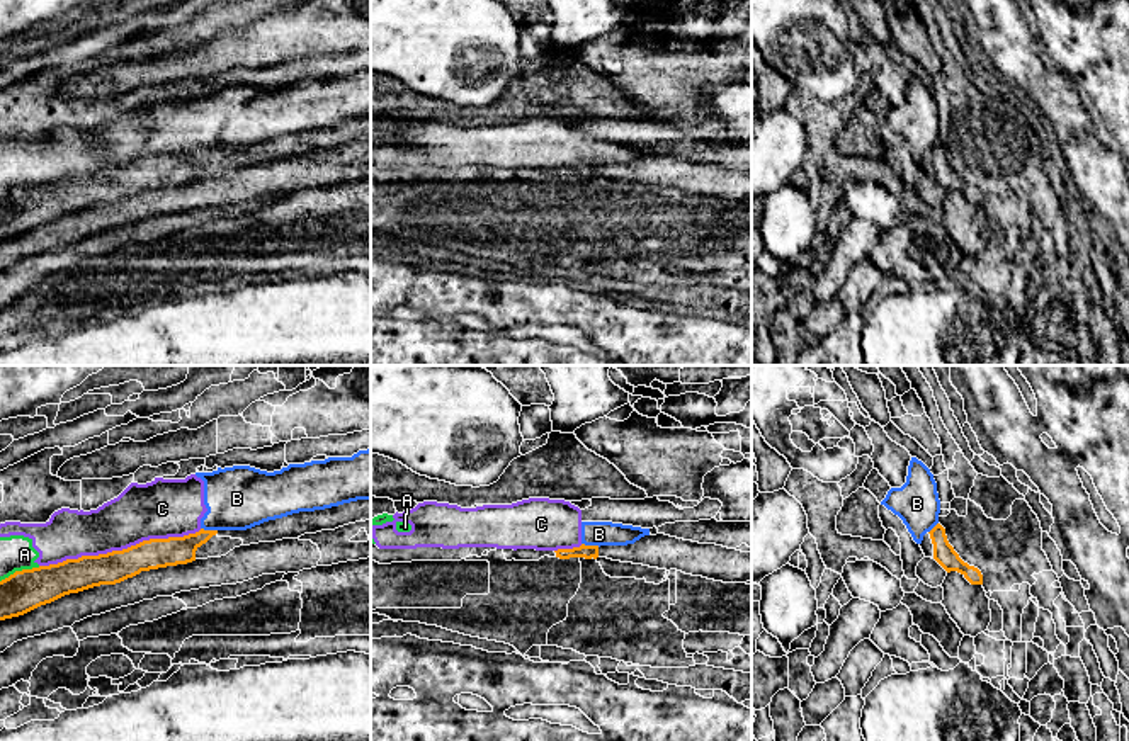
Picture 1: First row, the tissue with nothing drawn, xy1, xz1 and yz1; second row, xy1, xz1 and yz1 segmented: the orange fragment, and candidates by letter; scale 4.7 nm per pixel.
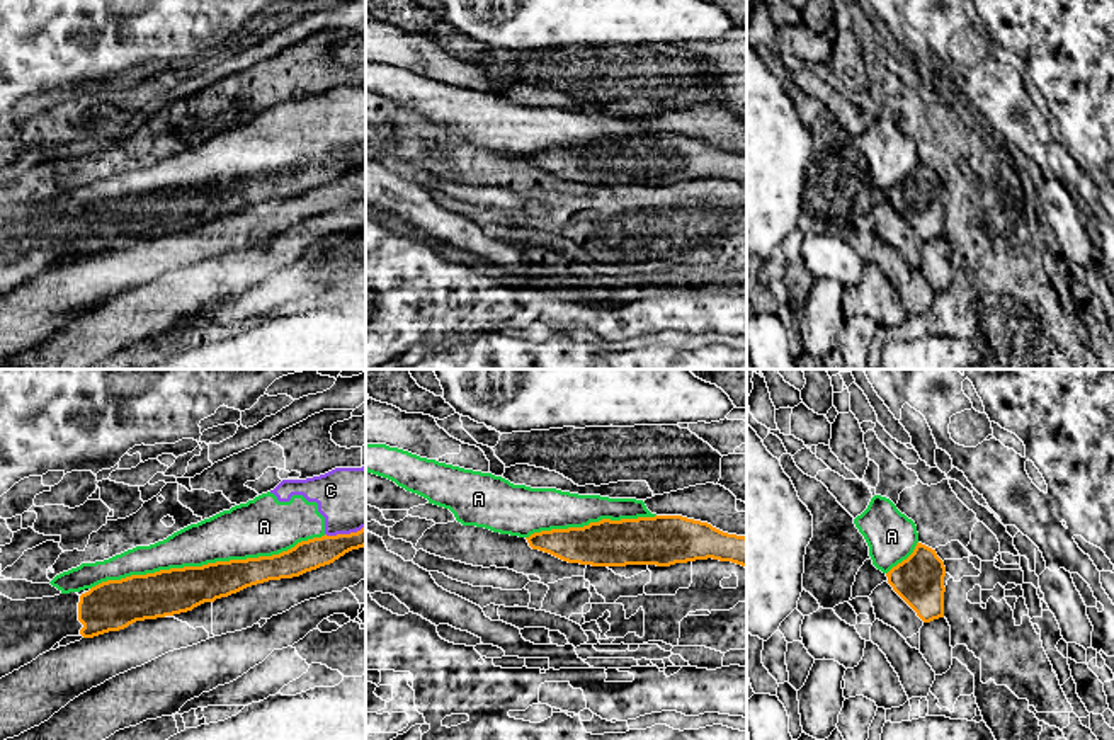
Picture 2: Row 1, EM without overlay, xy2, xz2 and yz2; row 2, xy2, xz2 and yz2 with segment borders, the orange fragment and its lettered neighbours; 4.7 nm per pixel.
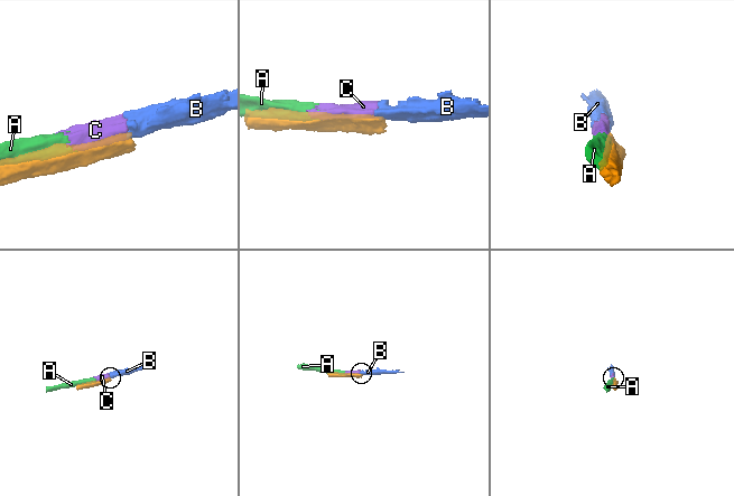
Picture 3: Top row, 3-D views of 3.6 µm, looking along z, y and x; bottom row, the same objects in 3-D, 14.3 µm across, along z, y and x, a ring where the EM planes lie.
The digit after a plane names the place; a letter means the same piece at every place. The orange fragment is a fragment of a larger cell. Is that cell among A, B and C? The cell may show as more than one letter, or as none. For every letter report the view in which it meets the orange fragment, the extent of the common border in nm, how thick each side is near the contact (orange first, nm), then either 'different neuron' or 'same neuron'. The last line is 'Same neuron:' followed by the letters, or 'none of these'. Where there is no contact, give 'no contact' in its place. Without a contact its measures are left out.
A: contact in xy2; length 1150 nm; calibres 220 and 260 nm; different neuron
B: contact in xz1; length 90 nm; calibres 60 and 110 nm; different neuron
C: contact in xy1; length 800 nm; calibres 160 and 260 nm; different neuron
Same neuron: none of these

